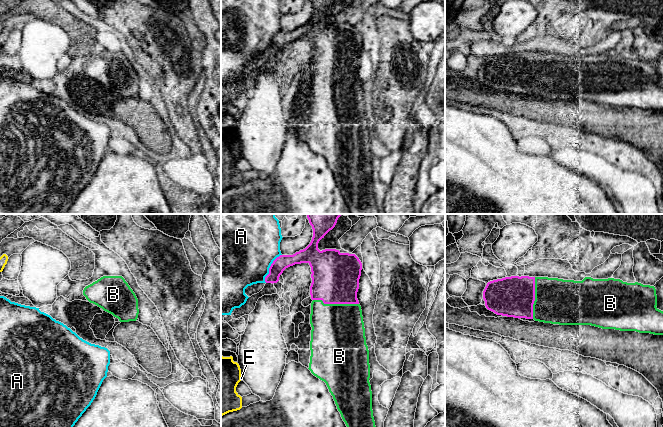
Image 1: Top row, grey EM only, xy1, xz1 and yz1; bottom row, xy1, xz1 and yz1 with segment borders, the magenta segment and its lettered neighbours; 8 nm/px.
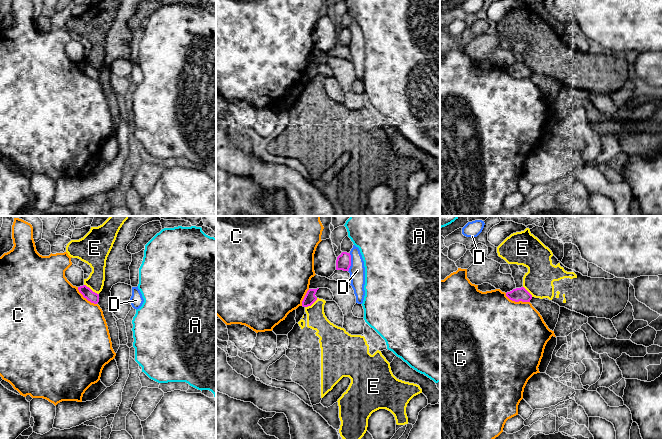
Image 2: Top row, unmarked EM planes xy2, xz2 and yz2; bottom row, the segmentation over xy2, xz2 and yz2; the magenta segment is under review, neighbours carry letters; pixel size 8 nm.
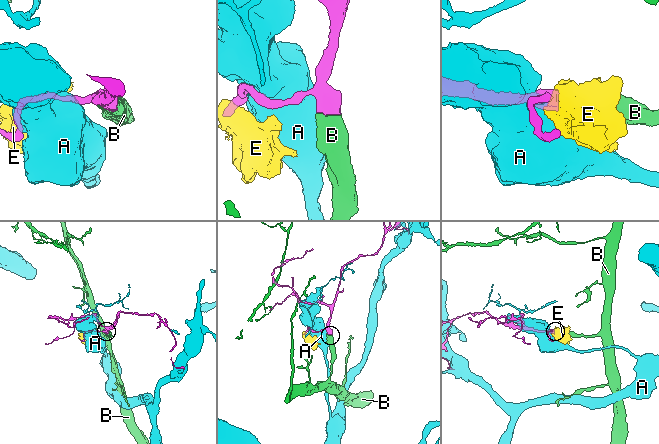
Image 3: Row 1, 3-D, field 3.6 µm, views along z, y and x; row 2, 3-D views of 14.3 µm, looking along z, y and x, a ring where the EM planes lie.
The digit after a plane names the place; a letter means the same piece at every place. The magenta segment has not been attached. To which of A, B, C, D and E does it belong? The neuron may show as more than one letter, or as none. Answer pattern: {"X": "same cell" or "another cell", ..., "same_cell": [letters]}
{"A": "another cell", "B": "same cell", "C": "another cell", "D": "another cell", "E": "another cell", "same_cell": ["B"]}

